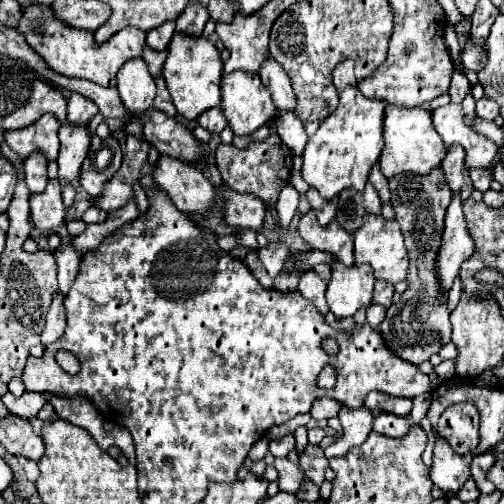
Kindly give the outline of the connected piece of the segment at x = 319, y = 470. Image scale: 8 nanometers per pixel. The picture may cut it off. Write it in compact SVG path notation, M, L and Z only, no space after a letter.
M308 444L306 450L300 454L298 464L300 464L306 480L310 480L318 486L324 482L324 470L328 468L328 458L324 456L324 450L320 446Z

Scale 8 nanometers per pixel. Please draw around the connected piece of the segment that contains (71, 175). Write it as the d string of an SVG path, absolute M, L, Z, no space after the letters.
M62 124L60 132L58 132L58 138L60 138L60 156L58 156L58 182L62 186L70 184L72 188L78 188L80 186L80 168L82 168L82 162L88 154L88 148L90 148L90 136L88 136L88 128L86 126L70 126L70 124Z

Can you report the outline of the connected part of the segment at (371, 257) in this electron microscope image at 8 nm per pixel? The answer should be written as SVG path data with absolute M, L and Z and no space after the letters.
M368 214L364 218L364 224L360 230L354 232L354 264L370 264L376 278L382 278L386 282L400 282L406 280L408 274L408 252L404 246L404 238L400 234L396 220L386 220L382 216Z

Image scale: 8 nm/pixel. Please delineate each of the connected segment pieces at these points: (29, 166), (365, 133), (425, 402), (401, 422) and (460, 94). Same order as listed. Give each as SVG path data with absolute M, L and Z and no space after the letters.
M34 152L32 156L28 156L24 160L24 174L26 174L26 184L30 188L30 192L40 194L46 184L48 184L48 176L46 176L46 158L40 152Z
M344 60L334 68L334 86L340 96L338 108L320 124L320 128L308 140L302 154L304 158L302 178L312 188L316 188L320 196L326 200L332 200L350 186L356 188L358 192L364 192L370 168L376 164L384 146L382 122L384 122L386 102L370 100L362 96L362 92L358 92L352 60Z
M426 392L424 396L418 396L418 398L414 398L412 402L414 402L414 406L412 406L410 416L412 416L412 420L414 420L416 424L420 424L420 420L422 420L422 418L426 416L426 412L428 412L428 406L430 406L430 394Z
M380 412L376 418L374 418L374 426L372 430L382 434L382 436L388 436L388 438L402 438L408 434L408 420L406 418L400 418L400 416L394 416L390 412Z
M454 72L454 76L452 76L452 84L450 84L450 90L448 90L452 102L460 104L460 102L464 100L464 96L468 94L468 90L470 90L470 82L466 80L466 76Z

